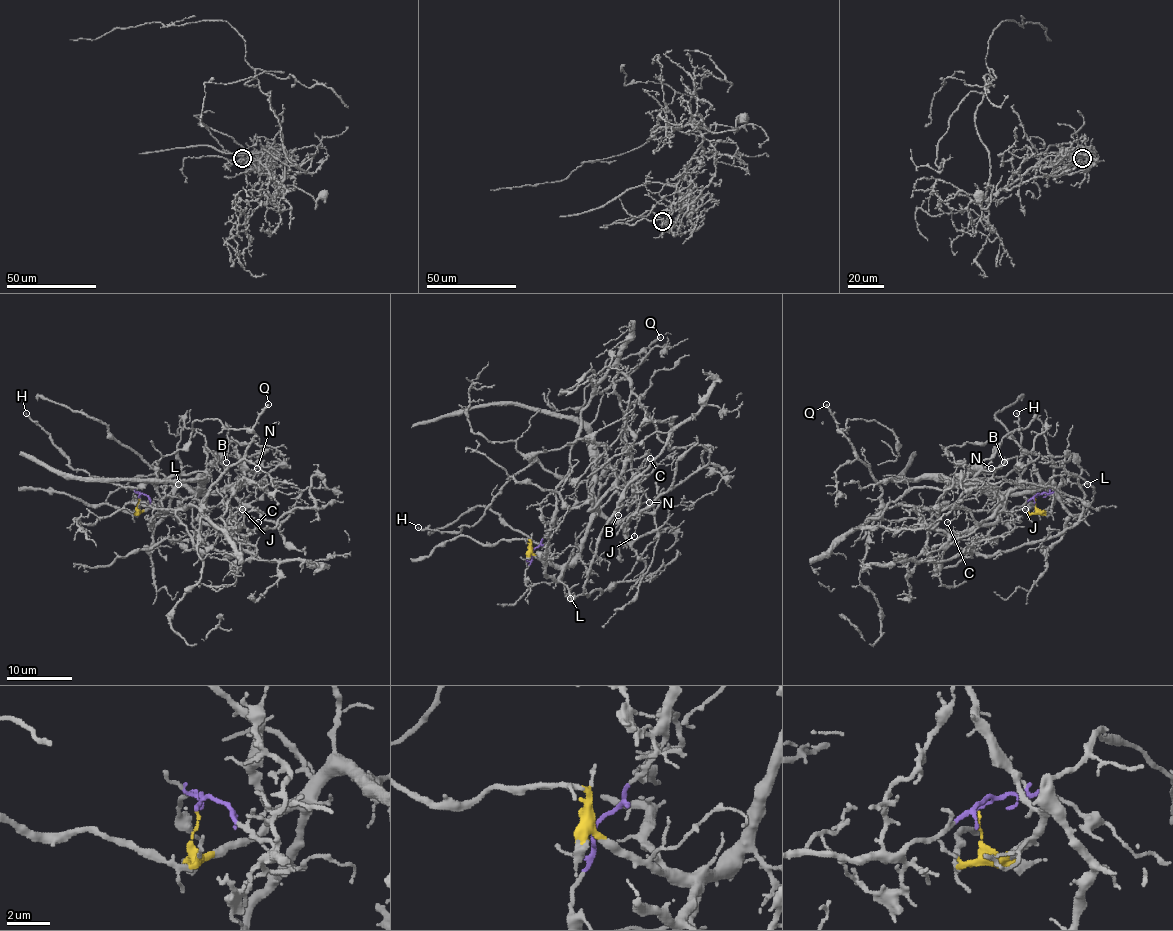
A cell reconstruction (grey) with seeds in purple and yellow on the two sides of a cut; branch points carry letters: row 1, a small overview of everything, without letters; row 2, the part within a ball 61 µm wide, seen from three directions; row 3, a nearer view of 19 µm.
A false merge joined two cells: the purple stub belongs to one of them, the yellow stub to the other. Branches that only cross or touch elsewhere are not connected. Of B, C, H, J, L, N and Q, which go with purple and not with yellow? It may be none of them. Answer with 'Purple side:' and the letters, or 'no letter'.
Purple side: B, C, N, Q

